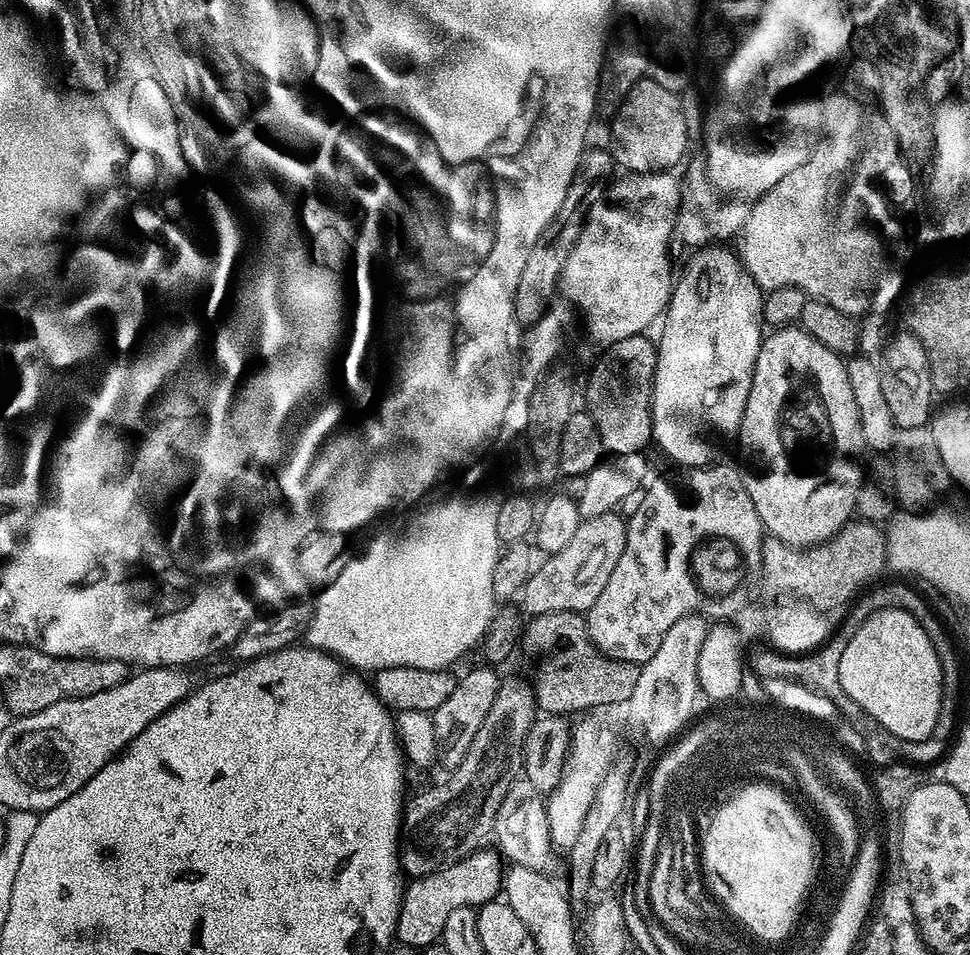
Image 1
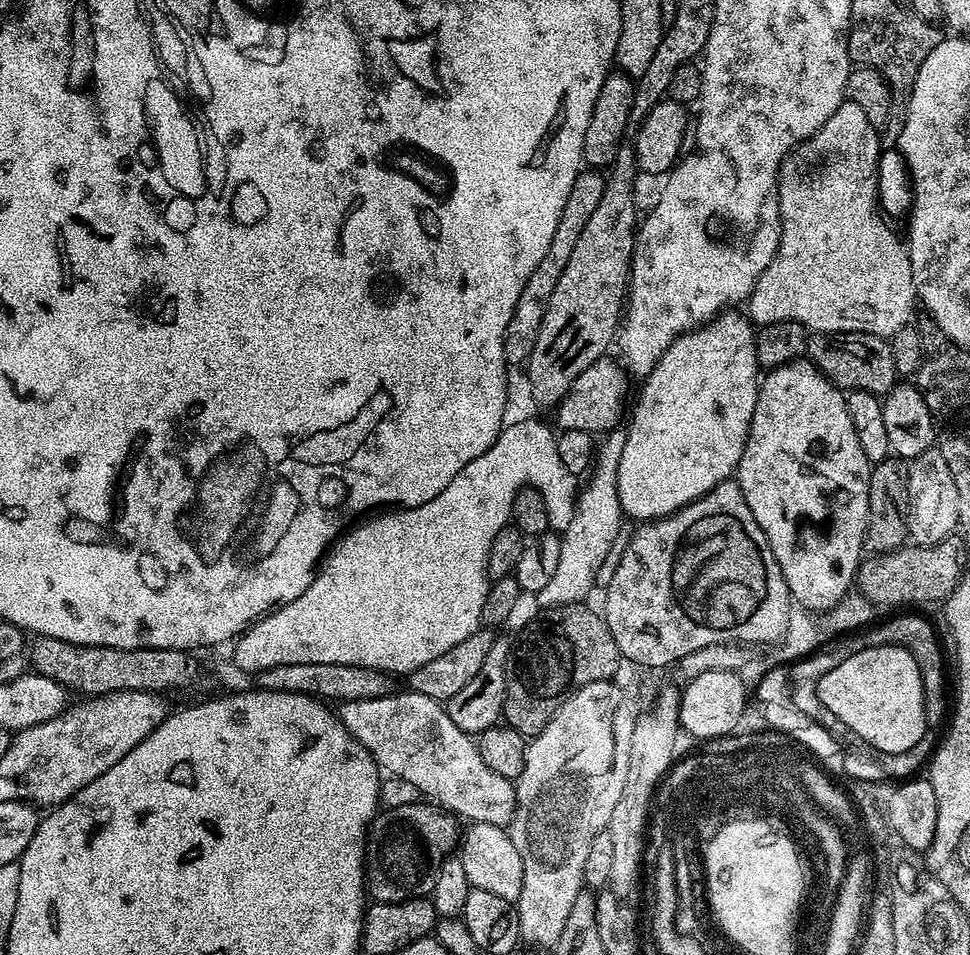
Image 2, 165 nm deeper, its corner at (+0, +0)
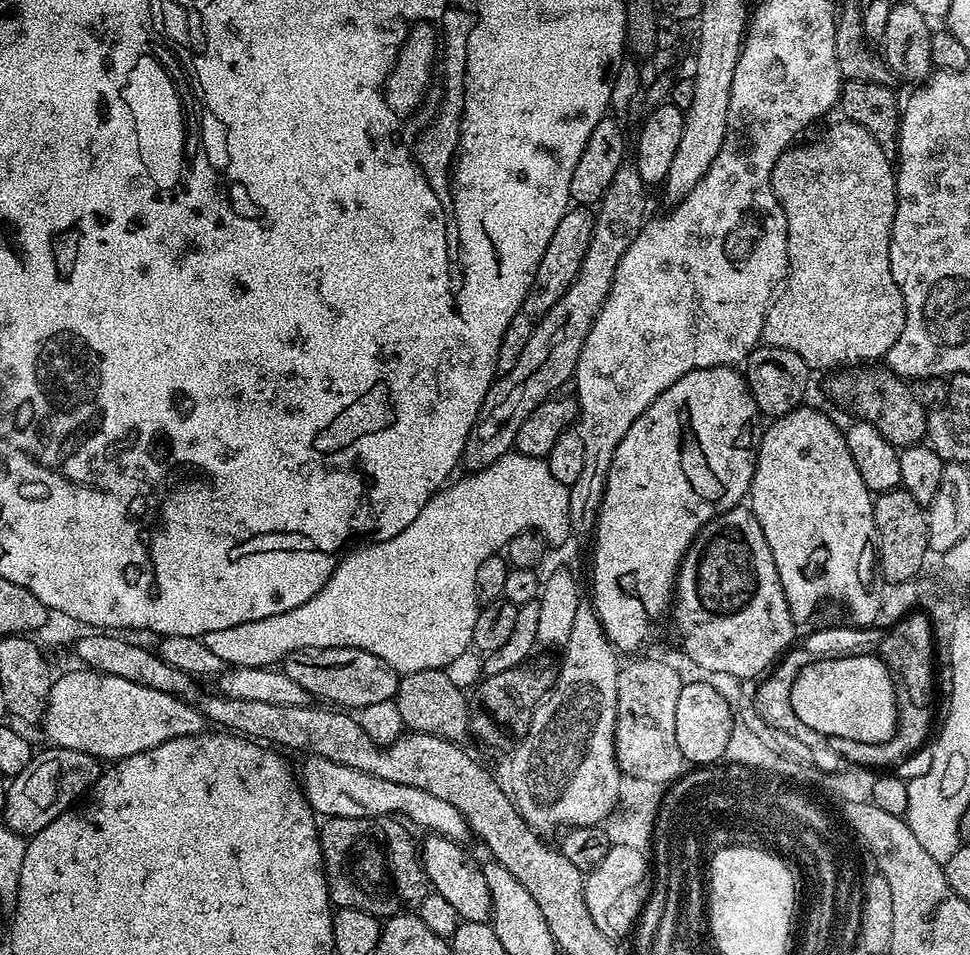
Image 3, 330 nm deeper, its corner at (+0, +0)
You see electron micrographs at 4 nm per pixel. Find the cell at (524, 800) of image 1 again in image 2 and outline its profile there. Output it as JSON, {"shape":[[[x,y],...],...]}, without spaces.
{"shape":[[[396,690],[382,698],[343,701],[338,708],[340,721],[387,775],[389,772],[405,780],[433,805],[457,818],[465,816],[472,824],[507,825],[516,809],[515,783],[486,763],[481,745],[450,722],[450,714],[441,701],[403,691]]]}

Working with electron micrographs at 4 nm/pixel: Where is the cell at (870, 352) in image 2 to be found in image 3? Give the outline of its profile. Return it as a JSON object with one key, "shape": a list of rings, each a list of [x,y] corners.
{"shape":[[[848,366],[836,370],[825,382],[828,396],[836,404],[857,412],[857,417],[868,420],[876,427],[878,434],[886,438],[896,449],[908,448],[921,443],[928,434],[928,412],[918,404],[912,393],[913,385],[903,376],[896,375],[887,366]]]}

